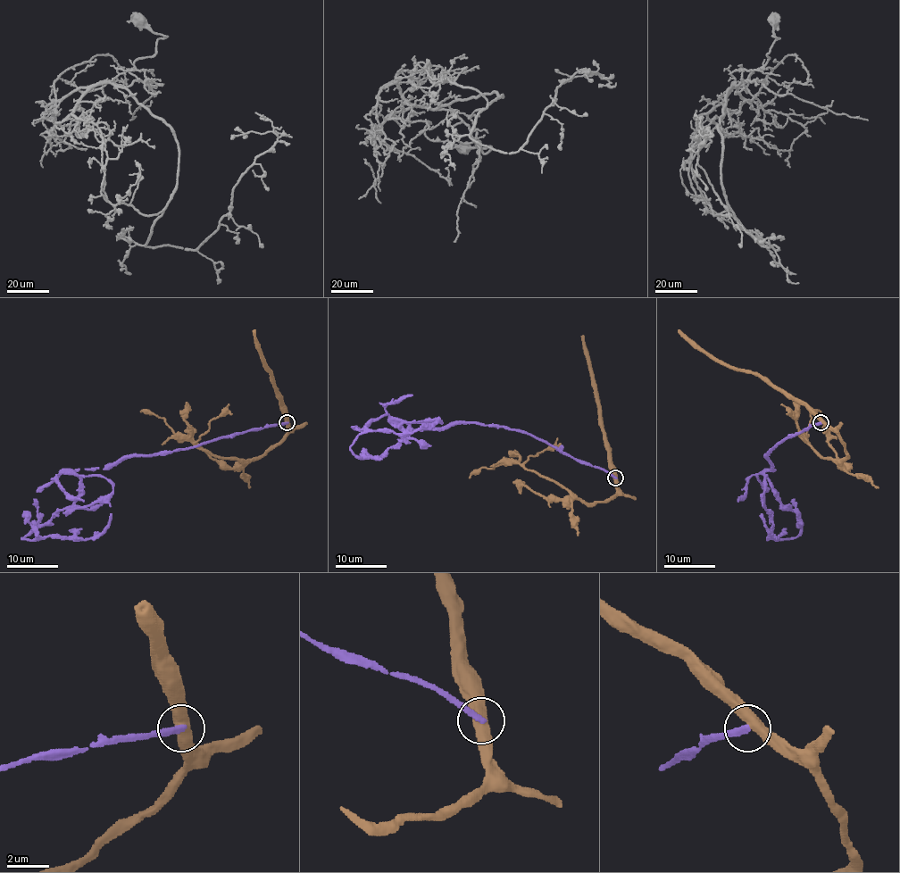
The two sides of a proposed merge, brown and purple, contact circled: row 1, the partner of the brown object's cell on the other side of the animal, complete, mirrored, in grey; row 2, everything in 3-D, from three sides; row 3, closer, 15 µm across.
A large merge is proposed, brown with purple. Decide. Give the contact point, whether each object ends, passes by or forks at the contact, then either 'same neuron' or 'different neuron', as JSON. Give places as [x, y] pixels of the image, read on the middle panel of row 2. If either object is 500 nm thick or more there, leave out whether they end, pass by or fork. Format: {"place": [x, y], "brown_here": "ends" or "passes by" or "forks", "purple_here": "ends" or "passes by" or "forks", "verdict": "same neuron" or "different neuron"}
{"place": [615, 478], "brown_here": "passes by", "purple_here": "ends", "verdict": "different neuron"}

